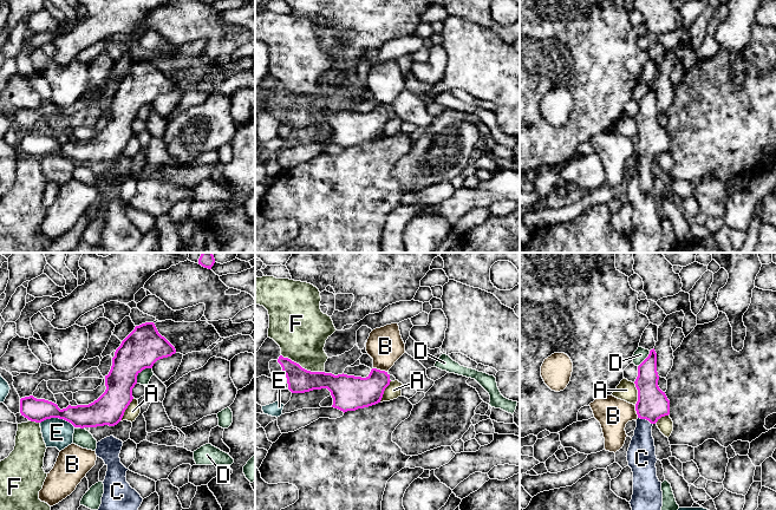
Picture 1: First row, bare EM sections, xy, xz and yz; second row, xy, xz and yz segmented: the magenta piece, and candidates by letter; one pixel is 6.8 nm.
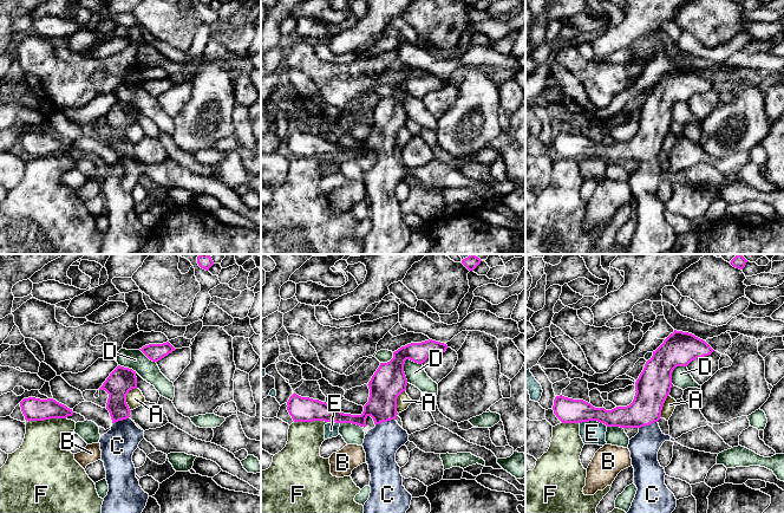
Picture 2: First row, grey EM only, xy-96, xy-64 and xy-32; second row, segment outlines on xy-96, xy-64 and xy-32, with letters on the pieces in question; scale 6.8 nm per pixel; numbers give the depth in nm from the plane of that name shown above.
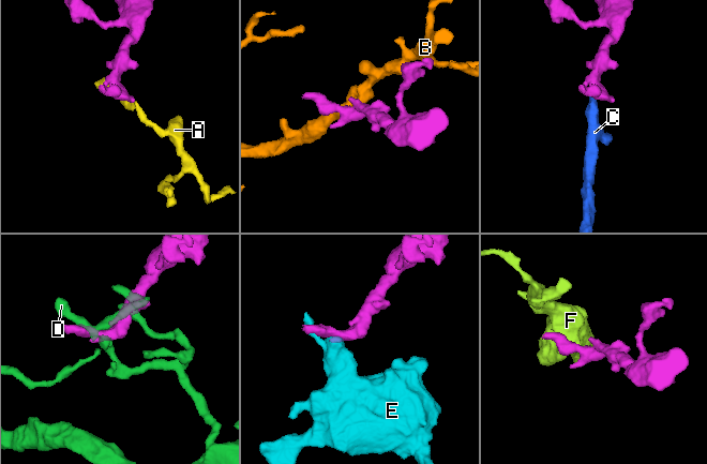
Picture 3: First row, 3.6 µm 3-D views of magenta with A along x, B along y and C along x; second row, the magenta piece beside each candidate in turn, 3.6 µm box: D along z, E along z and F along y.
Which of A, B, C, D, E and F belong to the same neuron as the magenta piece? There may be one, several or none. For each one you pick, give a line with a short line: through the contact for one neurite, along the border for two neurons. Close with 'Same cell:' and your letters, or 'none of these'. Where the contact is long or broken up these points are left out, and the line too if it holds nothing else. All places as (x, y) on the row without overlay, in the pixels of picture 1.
C: line yz (652, 139), (645, 154), (641, 188)
Same cell: C

